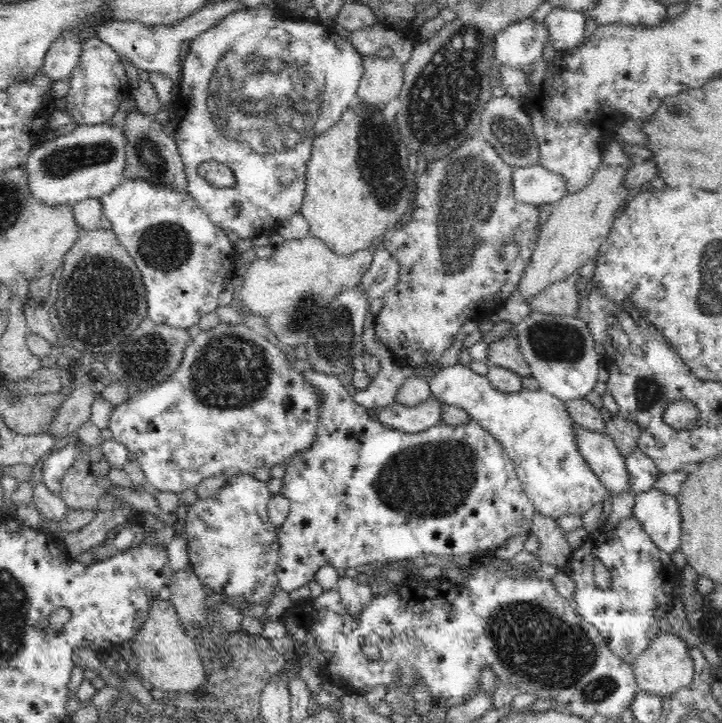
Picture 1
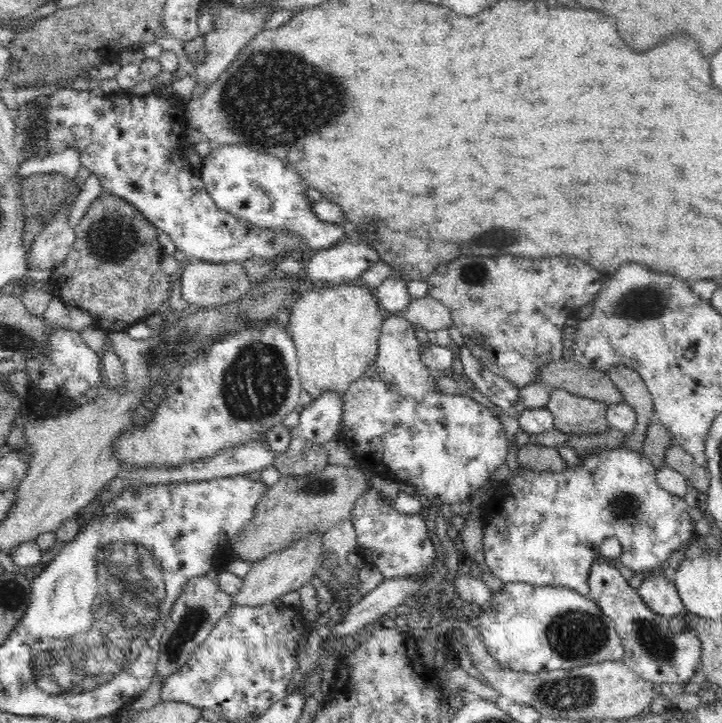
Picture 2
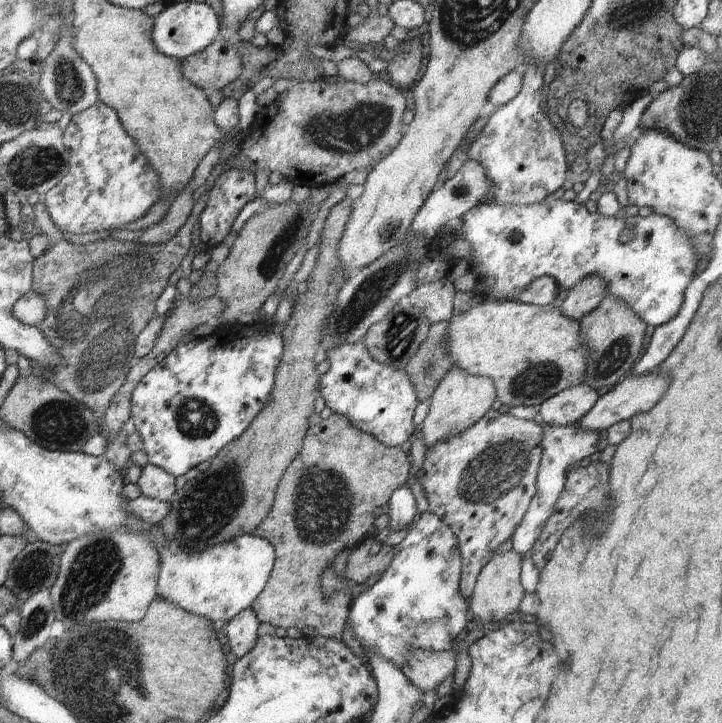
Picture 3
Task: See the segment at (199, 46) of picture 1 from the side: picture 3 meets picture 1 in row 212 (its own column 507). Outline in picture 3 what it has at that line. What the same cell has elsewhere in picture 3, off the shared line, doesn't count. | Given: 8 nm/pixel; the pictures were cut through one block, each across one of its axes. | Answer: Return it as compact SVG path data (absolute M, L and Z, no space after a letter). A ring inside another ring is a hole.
M551 197L533 205L497 205L478 203L463 216L463 234L472 247L470 270L478 278L472 294L480 300L486 294L498 300L513 298L532 280L550 275L560 286L570 290L579 280L590 275L601 276L606 282L609 295L621 298L647 325L662 326L670 322L684 302L687 286L696 272L697 247L674 221L667 216L651 213L649 216L625 216L622 219L590 213L584 204L566 202ZM625 228L634 236L627 243L620 242Z

